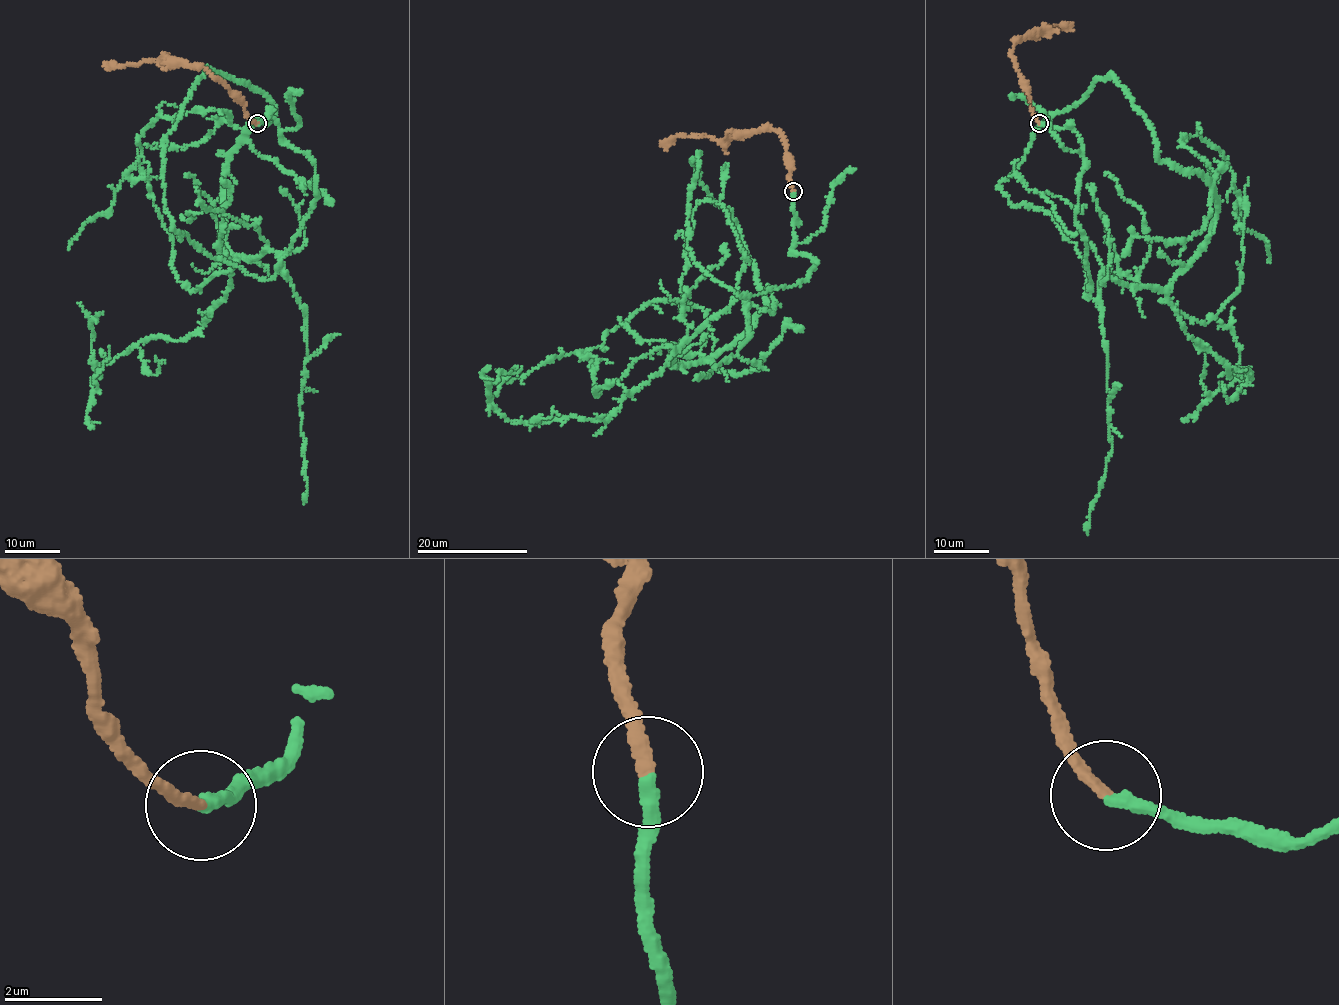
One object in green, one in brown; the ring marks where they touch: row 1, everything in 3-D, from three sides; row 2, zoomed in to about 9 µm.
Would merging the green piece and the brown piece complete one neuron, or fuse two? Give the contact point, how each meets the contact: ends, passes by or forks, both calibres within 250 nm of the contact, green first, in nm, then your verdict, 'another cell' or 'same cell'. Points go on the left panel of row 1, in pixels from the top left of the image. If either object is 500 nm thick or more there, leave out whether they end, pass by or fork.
(257, 123) | green ends | brown ends | 280/240 nm | same cell

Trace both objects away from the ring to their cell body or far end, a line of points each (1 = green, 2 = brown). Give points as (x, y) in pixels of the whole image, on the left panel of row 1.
1: (257, 123), (314, 165), (276, 274), (163, 200), (206, 70), (262, 93), (223, 236), (304, 314), (304, 505)
2: (257, 123), (247, 116), (241, 96), (204, 68), (173, 63), (164, 58), (156, 62), (115, 66), (105, 64)

